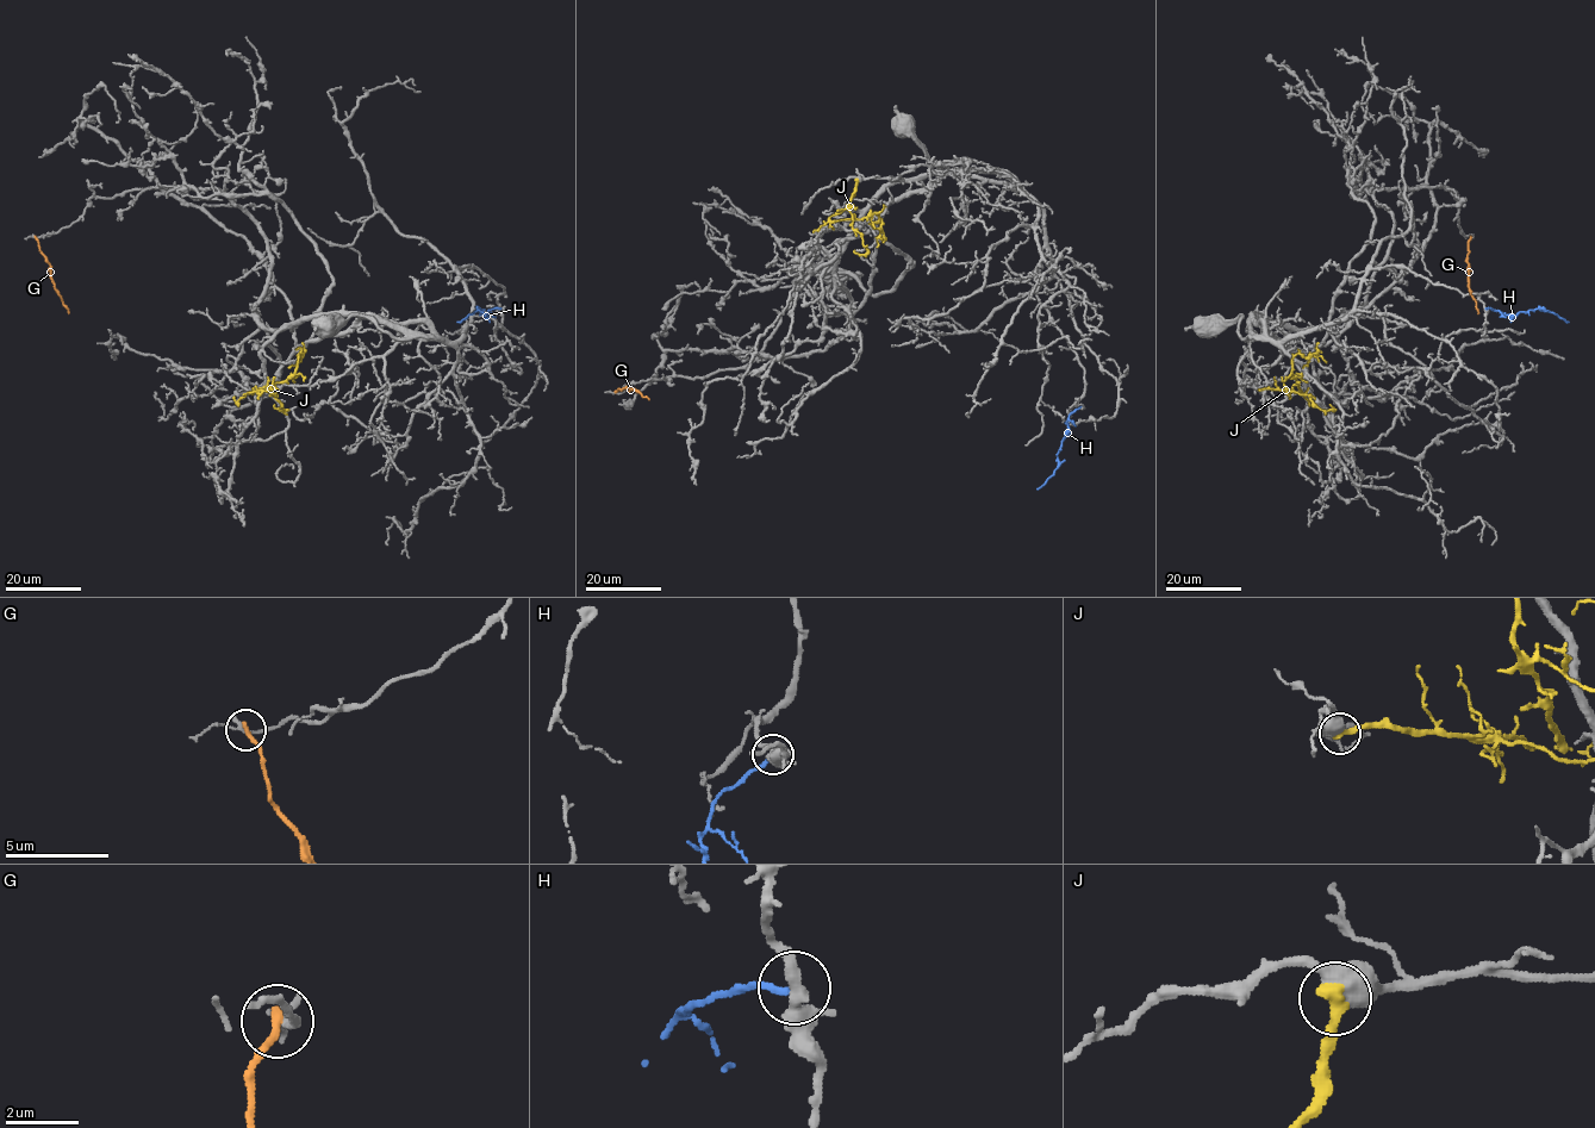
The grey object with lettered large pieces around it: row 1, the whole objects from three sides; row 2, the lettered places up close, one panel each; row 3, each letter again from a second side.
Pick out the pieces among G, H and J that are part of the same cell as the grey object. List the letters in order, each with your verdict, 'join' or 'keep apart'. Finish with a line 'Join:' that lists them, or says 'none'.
G: keep apart
H: keep apart
J: keep apart
Join: none

